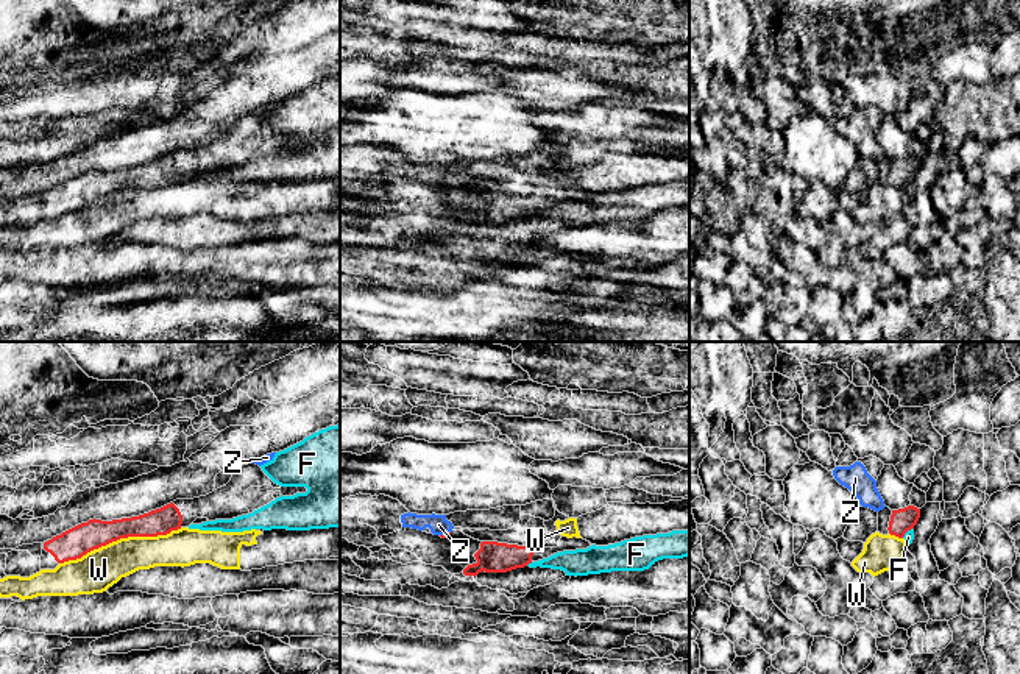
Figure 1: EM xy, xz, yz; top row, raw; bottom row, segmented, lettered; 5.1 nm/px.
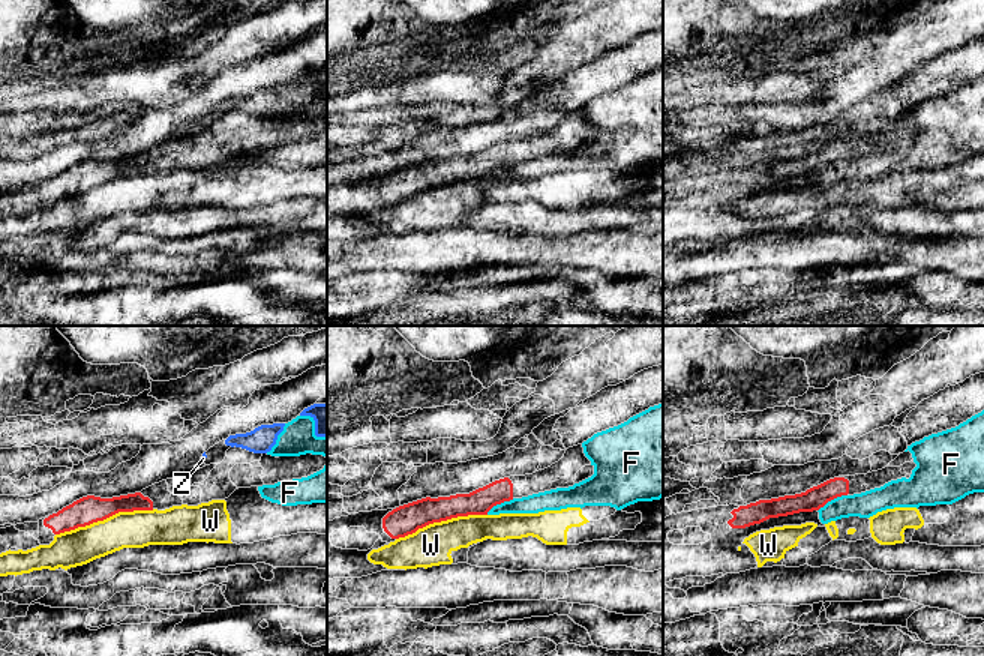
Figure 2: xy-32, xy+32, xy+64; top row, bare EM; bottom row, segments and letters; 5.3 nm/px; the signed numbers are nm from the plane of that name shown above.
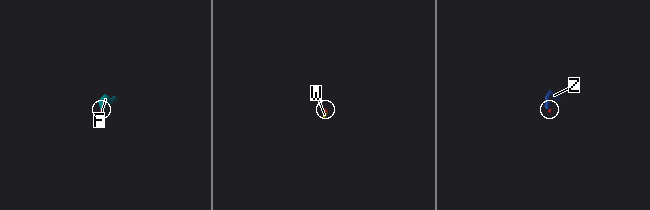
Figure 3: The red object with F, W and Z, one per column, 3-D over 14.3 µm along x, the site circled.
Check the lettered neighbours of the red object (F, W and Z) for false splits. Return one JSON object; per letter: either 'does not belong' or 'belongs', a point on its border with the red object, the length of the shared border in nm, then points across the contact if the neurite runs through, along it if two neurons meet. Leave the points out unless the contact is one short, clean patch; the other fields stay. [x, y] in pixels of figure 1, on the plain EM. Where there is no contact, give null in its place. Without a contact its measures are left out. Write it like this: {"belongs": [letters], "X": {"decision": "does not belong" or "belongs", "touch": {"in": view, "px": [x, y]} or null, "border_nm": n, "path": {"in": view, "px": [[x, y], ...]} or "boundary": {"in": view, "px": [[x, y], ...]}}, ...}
{"belongs": [], "F": {"decision": "does not belong", "touch": {"in": "xz", "px": [529, 212]}, "border_nm": 40, "boundary": {"in": "xz", "px": [[532, 212], [526, 216]]}}, "W": {"decision": "does not belong", "touch": {"in": "xy", "px": [120, 188]}, "border_nm": 650}, "Z": {"decision": "does not belong", "touch": {"in": "xz", "px": [446, 184]}, "border_nm": 60, "boundary": {"in": "xz", "px": [[449, 181], [440, 186]]}}}

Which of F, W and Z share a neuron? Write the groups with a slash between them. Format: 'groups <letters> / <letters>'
groups F / W / Z

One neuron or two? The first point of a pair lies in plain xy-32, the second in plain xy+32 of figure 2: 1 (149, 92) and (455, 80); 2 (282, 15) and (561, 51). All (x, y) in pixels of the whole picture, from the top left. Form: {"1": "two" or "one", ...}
{"1": "one", "2": "one"}

